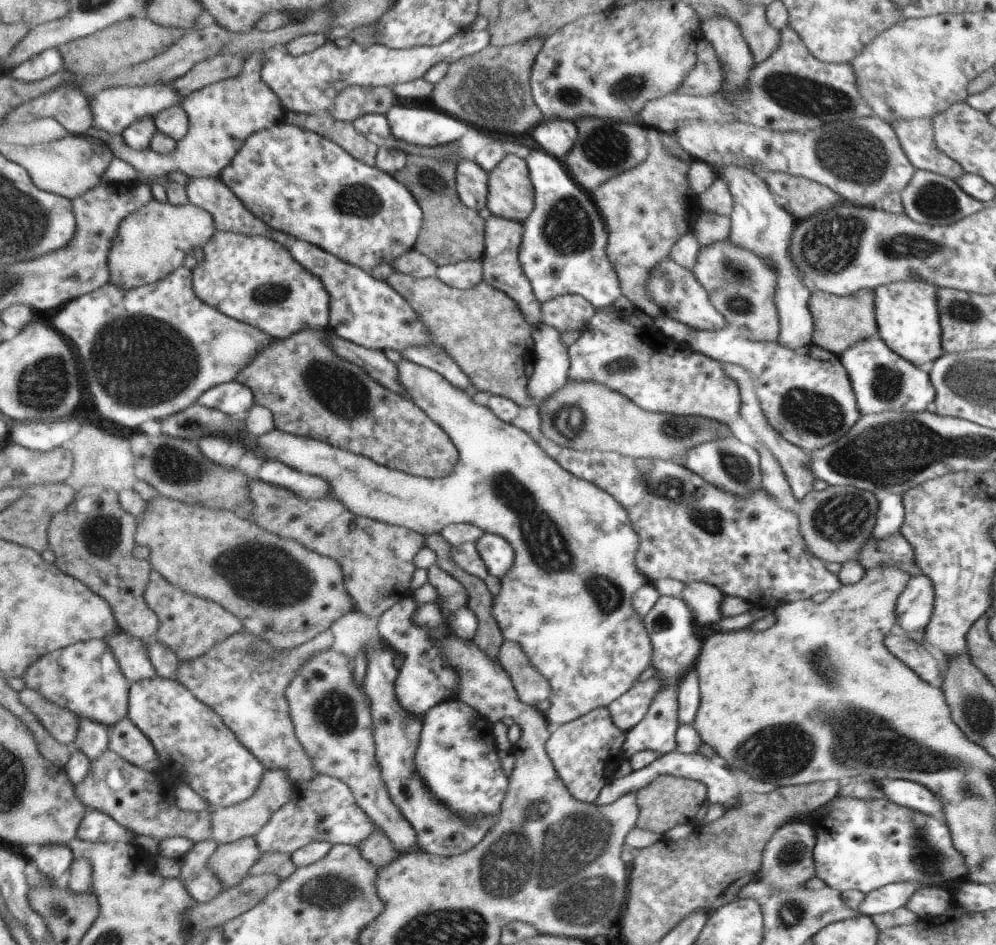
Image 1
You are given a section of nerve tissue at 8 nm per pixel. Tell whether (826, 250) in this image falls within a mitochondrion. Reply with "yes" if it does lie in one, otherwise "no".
yes

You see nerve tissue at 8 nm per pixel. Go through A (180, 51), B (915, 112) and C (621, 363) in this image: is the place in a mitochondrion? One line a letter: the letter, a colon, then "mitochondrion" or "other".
A: other
B: other
C: mitochondrion

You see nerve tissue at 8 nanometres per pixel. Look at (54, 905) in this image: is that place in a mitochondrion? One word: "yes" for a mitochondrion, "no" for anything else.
yes

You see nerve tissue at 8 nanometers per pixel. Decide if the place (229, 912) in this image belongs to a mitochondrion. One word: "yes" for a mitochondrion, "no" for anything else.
no

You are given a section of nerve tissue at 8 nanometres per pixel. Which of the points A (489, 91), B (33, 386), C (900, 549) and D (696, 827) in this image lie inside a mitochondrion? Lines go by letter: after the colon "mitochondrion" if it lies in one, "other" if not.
A: mitochondrion
B: mitochondrion
C: other
D: other

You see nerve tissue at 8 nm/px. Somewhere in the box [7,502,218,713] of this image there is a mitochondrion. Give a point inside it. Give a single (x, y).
(101, 534)

